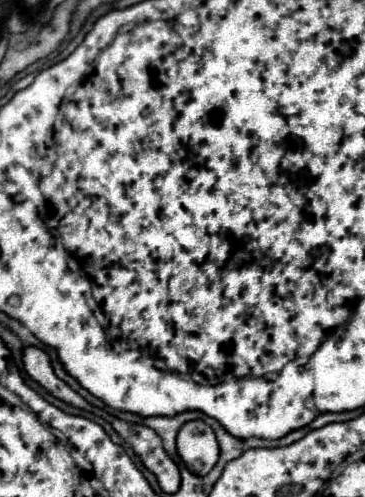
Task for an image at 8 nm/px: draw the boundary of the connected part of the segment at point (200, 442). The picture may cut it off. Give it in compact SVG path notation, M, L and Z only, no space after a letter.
M201 419L189 421L179 429L177 451L187 469L191 469L191 473L199 477L207 475L219 459L219 445L215 441L215 433Z

